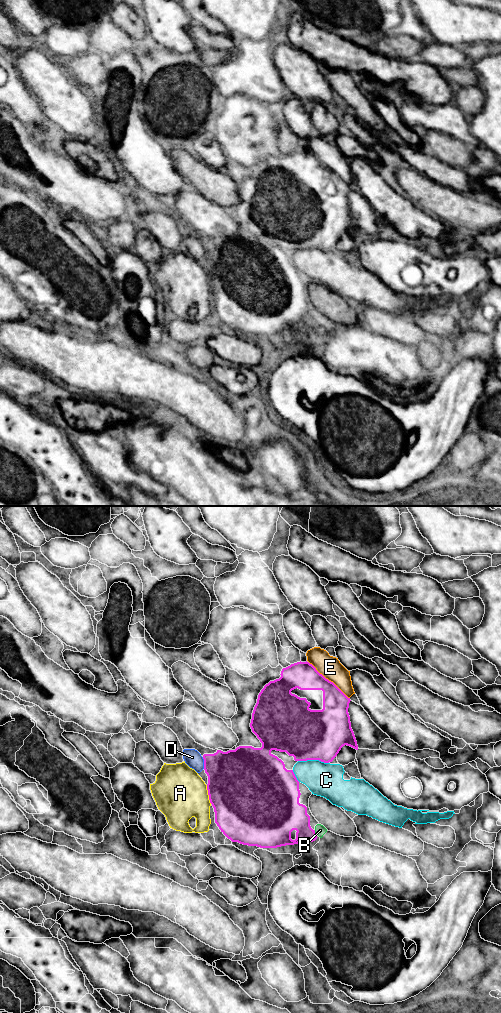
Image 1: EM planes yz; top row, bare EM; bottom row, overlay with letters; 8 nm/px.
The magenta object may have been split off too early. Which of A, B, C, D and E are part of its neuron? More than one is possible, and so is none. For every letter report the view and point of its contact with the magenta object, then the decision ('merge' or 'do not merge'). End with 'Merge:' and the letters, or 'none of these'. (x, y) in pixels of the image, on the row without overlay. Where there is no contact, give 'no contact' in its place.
A: yz (208, 282) | do not merge
B: yz (314, 320) | merge
C: yz (313, 247) | do not merge
D: yz (204, 251) | do not merge
E: yz (328, 168) | do not merge
Merge: B

